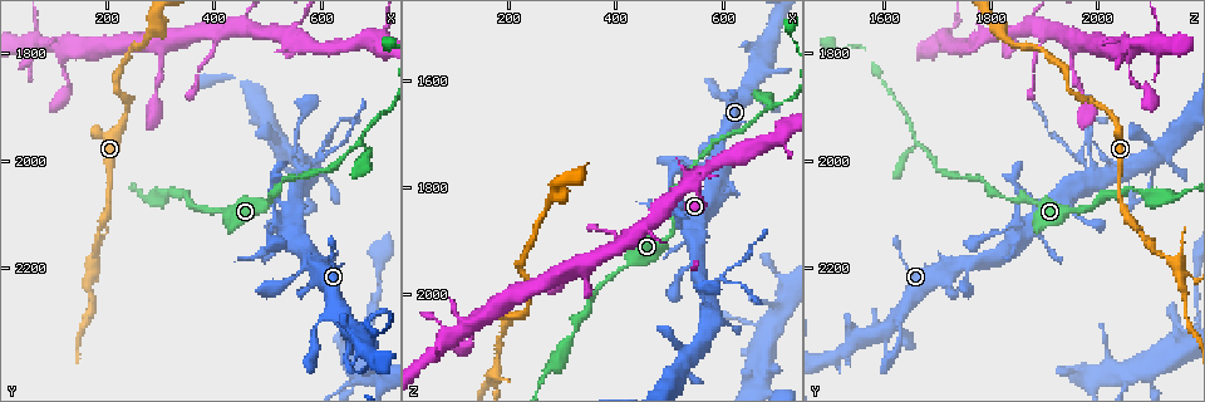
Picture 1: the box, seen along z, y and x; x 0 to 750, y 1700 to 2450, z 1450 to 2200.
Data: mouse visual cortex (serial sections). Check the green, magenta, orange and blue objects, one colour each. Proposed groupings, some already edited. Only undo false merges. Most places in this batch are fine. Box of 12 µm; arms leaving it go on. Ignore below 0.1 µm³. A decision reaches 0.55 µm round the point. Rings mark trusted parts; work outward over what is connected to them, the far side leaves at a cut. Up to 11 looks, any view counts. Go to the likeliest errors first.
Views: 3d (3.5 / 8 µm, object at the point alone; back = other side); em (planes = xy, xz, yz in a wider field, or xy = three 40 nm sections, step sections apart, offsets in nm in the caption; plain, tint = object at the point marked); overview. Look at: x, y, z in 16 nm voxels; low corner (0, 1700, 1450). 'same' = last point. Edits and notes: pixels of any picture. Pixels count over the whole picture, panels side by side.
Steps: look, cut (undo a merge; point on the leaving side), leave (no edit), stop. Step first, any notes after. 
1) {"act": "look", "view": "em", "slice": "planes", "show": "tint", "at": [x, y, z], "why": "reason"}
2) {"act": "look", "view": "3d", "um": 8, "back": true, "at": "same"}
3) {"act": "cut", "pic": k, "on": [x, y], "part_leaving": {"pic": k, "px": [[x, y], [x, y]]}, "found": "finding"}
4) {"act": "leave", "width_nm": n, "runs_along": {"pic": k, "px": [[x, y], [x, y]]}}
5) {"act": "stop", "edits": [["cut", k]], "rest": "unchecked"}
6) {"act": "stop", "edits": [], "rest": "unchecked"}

{"act": "look", "view": "3d", "um": 3.5, "back": true, "at": [665, 1965, 1660], "why": "abrupt turn"}

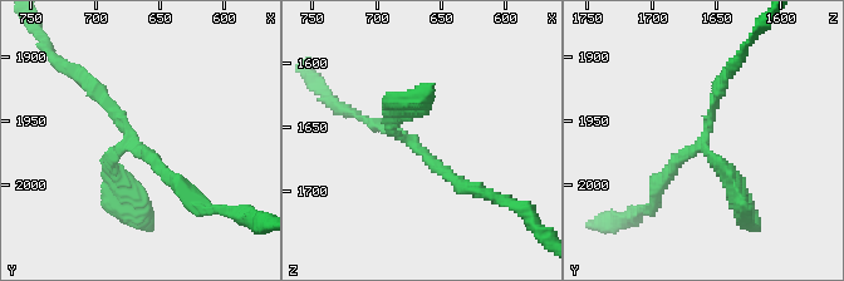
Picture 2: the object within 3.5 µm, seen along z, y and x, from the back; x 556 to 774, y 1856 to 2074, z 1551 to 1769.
{"act": "look", "view": "em", "slice": "xy", "step": 3, "show": "tint", "at": [670, 1964, 1660], "why": "now the EM"}

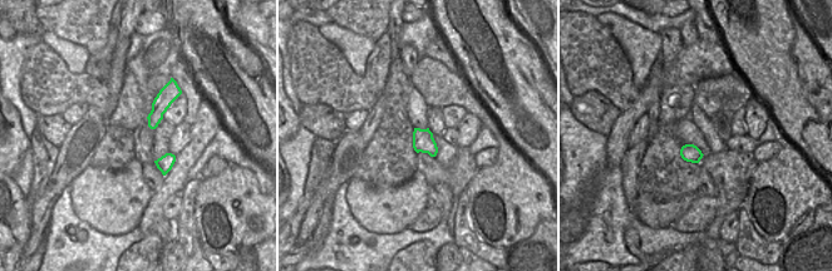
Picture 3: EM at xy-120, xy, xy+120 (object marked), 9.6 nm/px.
{"act": "leave", "runs_along": {"pic": 2, "px": [[469, 190], [391, 132], [415, 107]]}, "found": "one cell here"}

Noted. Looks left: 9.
{"act": "look", "view": "3d", "um": 3.5, "at": [170, 2215, 2155], "why": "a fork"}

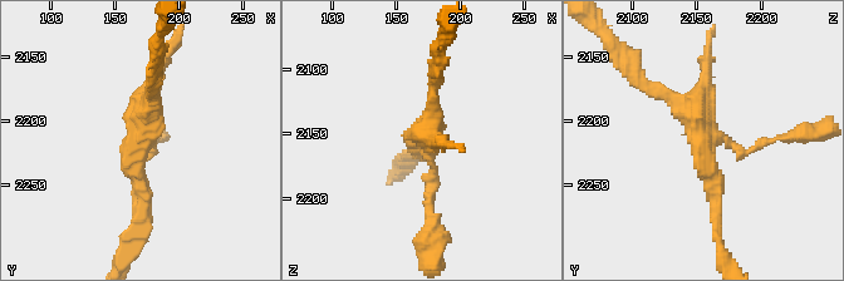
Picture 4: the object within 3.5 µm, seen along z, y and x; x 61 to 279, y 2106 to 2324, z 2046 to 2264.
{"act": "look", "view": "em", "slice": "xy", "step": 3, "show": "tint", "at": [172, 2212, 2152], "why": "shape alone is not enough"}

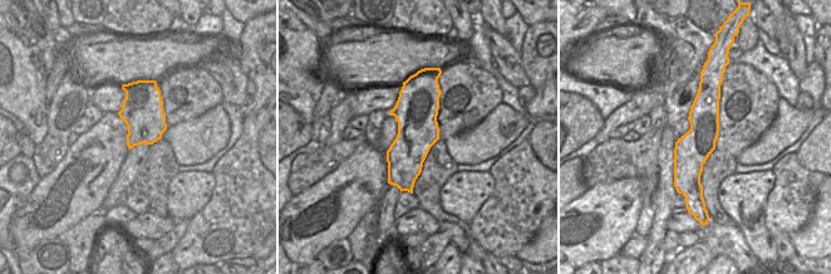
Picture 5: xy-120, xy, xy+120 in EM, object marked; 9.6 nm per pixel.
{"act": "look", "view": "em", "slice": "xy", "step": 1, "show": "tint", "at": "same"}

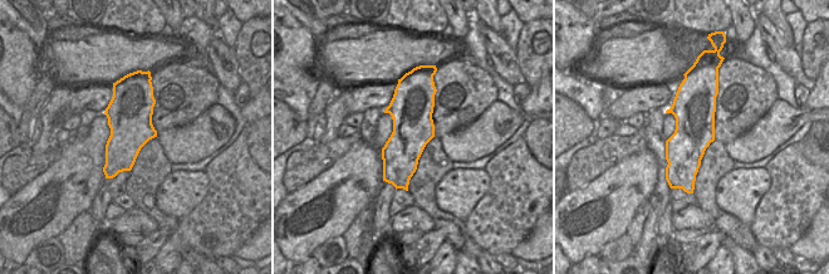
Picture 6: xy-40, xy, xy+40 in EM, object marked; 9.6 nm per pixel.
{"act": "leave", "runs_along": {"pic": 4, "px": [[643, 82], [698, 121], [717, 216]]}, "found": "continuous, no second cell"}

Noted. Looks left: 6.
{"act": "look", "view": "3d", "um": 3.5, "at": [550, 1755, 1785], "why": "sharp bend"}

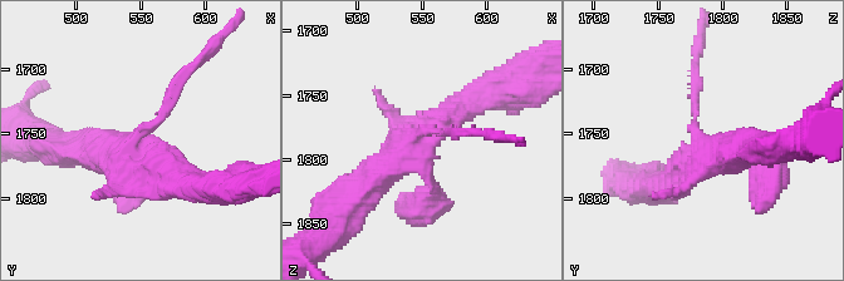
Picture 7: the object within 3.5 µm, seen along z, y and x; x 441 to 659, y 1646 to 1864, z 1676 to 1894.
{"act": "look", "view": "em", "slice": "xy", "step": 5, "show": "tint", "at": [548, 1754, 1780], "why": "need the tissue"}

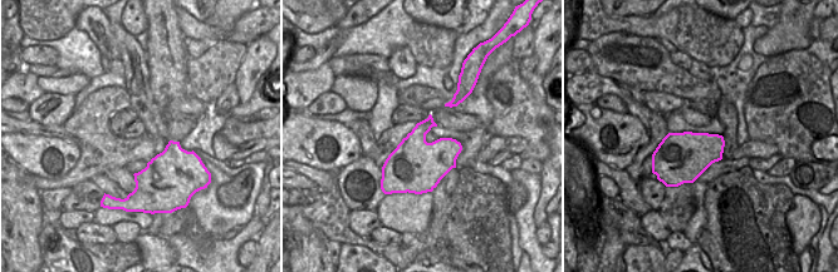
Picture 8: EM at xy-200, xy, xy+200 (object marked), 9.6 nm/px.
{"act": "leave", "width_nm": 480, "runs_along": {"pic": 7, "px": [[759, 156], [695, 133], [695, 72]]}, "found": "continuous, no second cell"}

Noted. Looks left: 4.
{"act": "look", "view": "3d", "um": 8, "at": [705, 1760, 1720], "why": "sharp bend"}

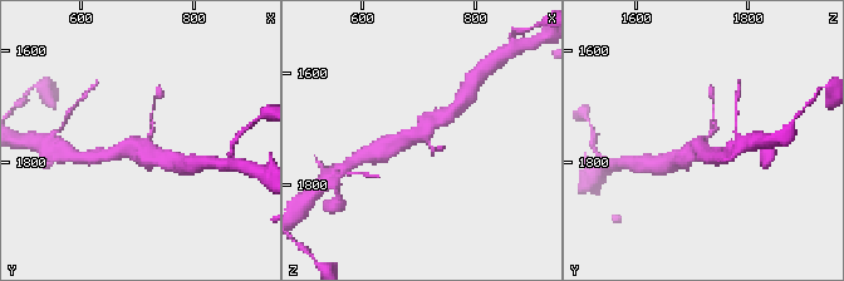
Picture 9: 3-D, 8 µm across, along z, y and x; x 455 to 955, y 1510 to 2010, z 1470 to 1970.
{"act": "look", "view": "em", "slice": "xy", "step": 3, "show": "tint", "at": [705, 1770, 1715], "why": "now the EM"}

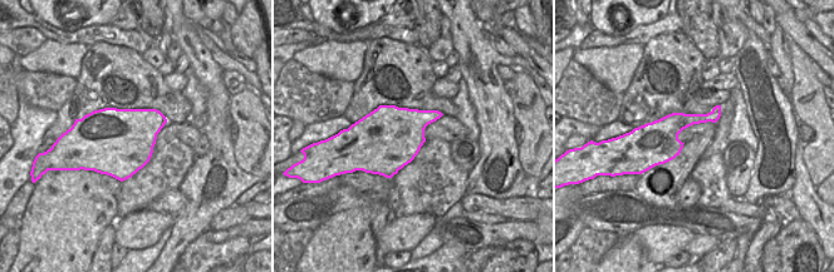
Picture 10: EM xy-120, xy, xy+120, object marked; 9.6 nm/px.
{"act": "leave", "arms": 3, "runs_along": {"pic": 9, "px": [[387, 144], [418, 137], [442, 117]]}, "found": "all the same cell"}

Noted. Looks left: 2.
{"act": "stop", "edits": [], "rest": "unchecked"}

